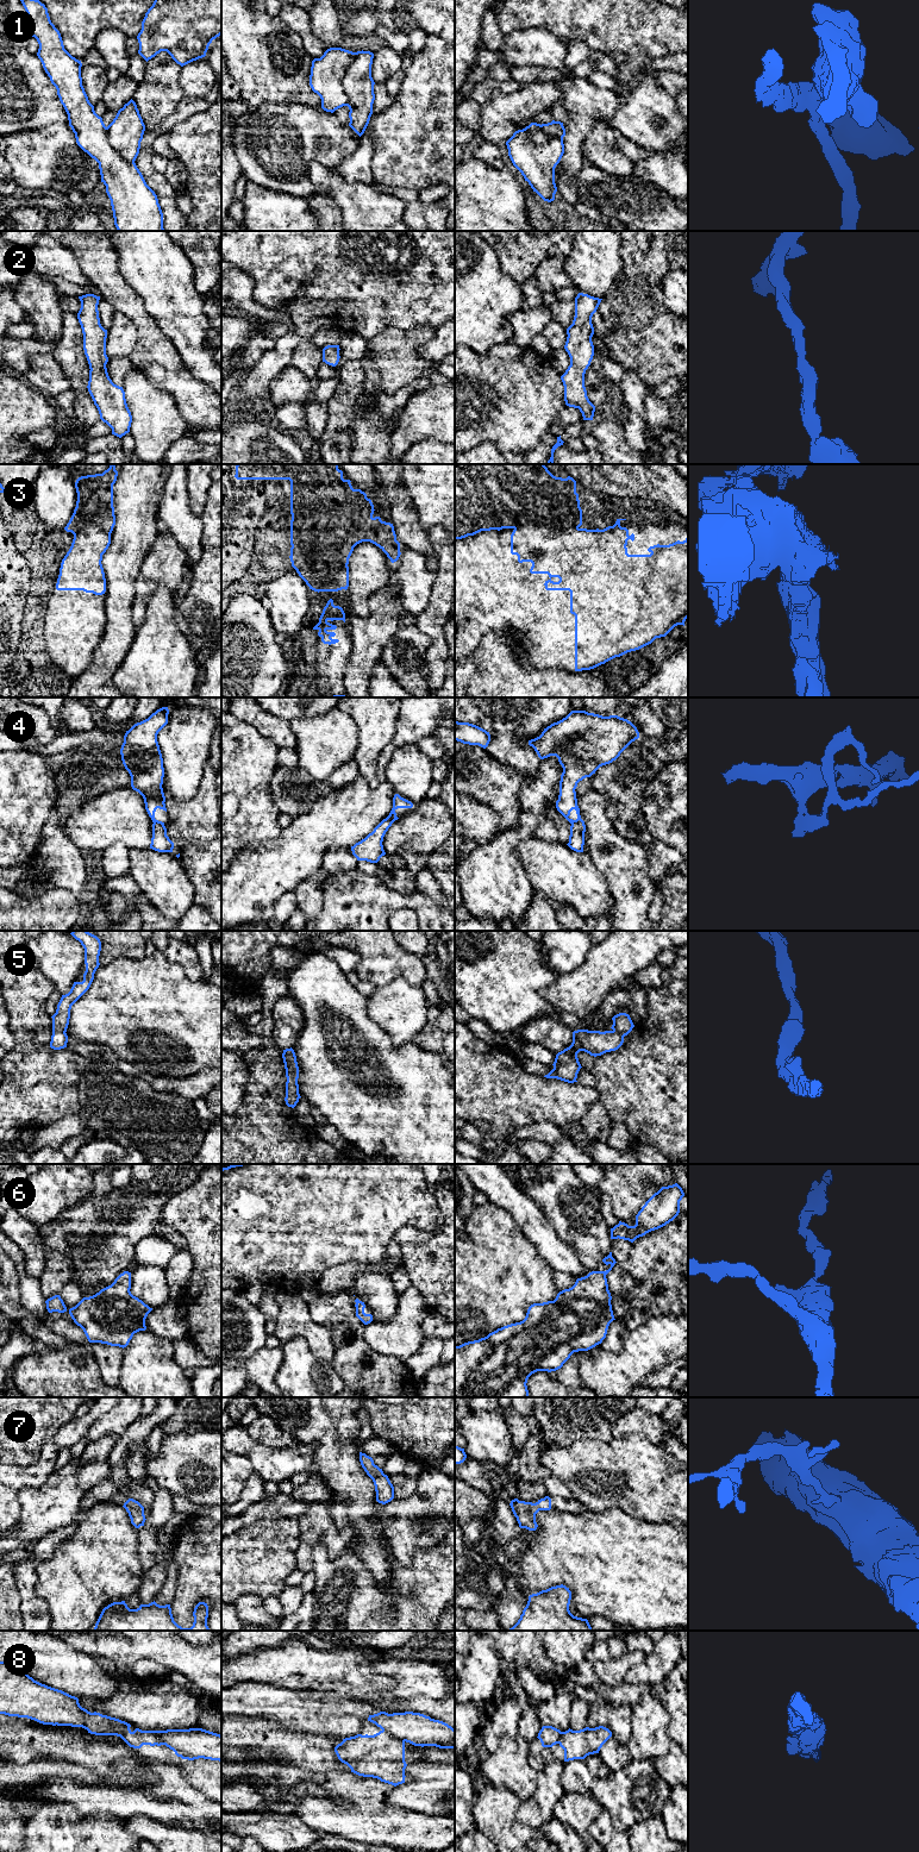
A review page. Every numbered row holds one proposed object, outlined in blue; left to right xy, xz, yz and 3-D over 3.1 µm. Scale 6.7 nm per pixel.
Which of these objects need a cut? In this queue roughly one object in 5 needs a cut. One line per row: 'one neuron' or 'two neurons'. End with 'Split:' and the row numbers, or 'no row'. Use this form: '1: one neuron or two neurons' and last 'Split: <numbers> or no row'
1: two neurons
2: one neuron
3: one neuron
4: one neuron
5: one neuron
6: one neuron
7: one neuron
8: two neurons
Split: 1, 8

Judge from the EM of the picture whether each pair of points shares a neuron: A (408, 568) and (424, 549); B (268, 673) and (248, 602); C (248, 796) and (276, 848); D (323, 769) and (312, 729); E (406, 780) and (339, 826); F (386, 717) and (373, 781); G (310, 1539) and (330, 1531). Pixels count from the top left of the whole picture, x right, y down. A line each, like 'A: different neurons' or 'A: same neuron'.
A: different neurons
B: same neuron
C: different neurons
D: same neuron
E: different neurons
F: same neuron
G: same neuron

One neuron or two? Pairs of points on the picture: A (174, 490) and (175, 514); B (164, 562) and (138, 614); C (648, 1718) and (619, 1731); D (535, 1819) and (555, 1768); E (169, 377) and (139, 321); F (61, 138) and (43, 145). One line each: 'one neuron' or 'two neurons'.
A: one neuron
B: one neuron
C: two neurons
D: one neuron
E: one neuron
F: one neuron

